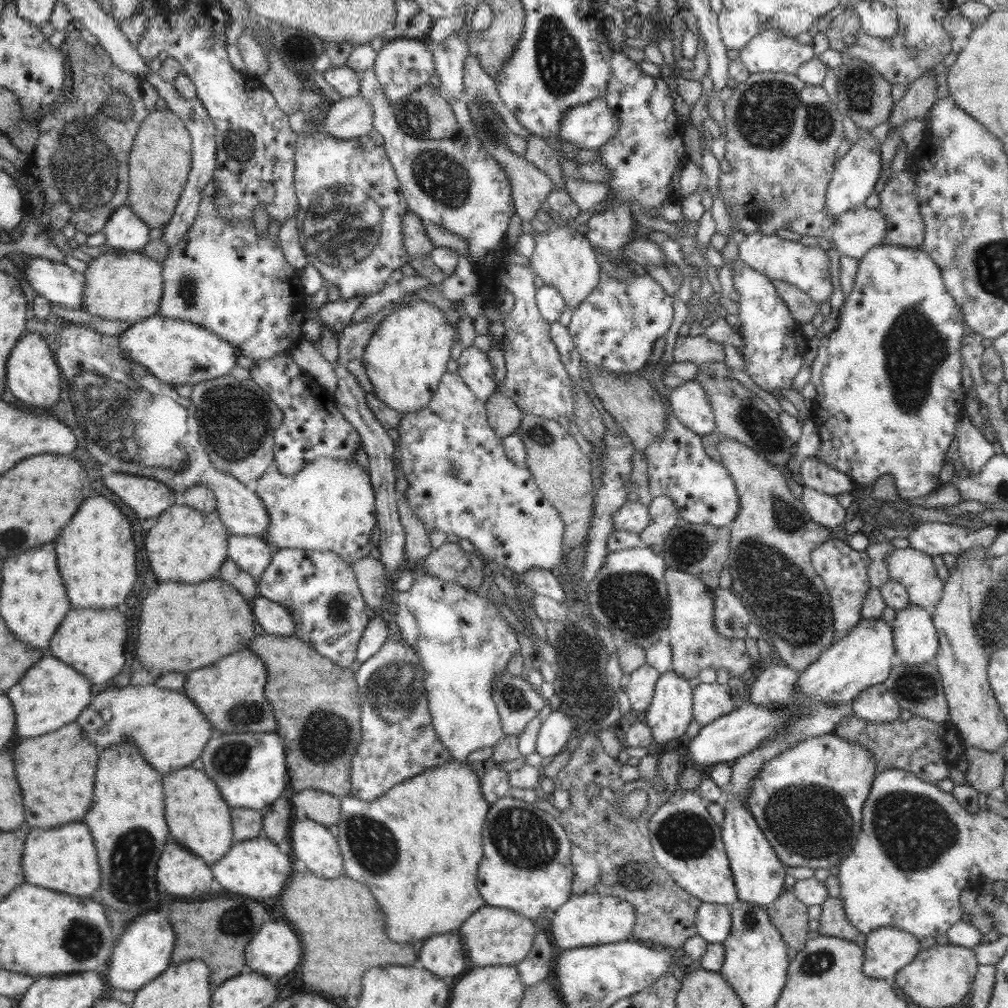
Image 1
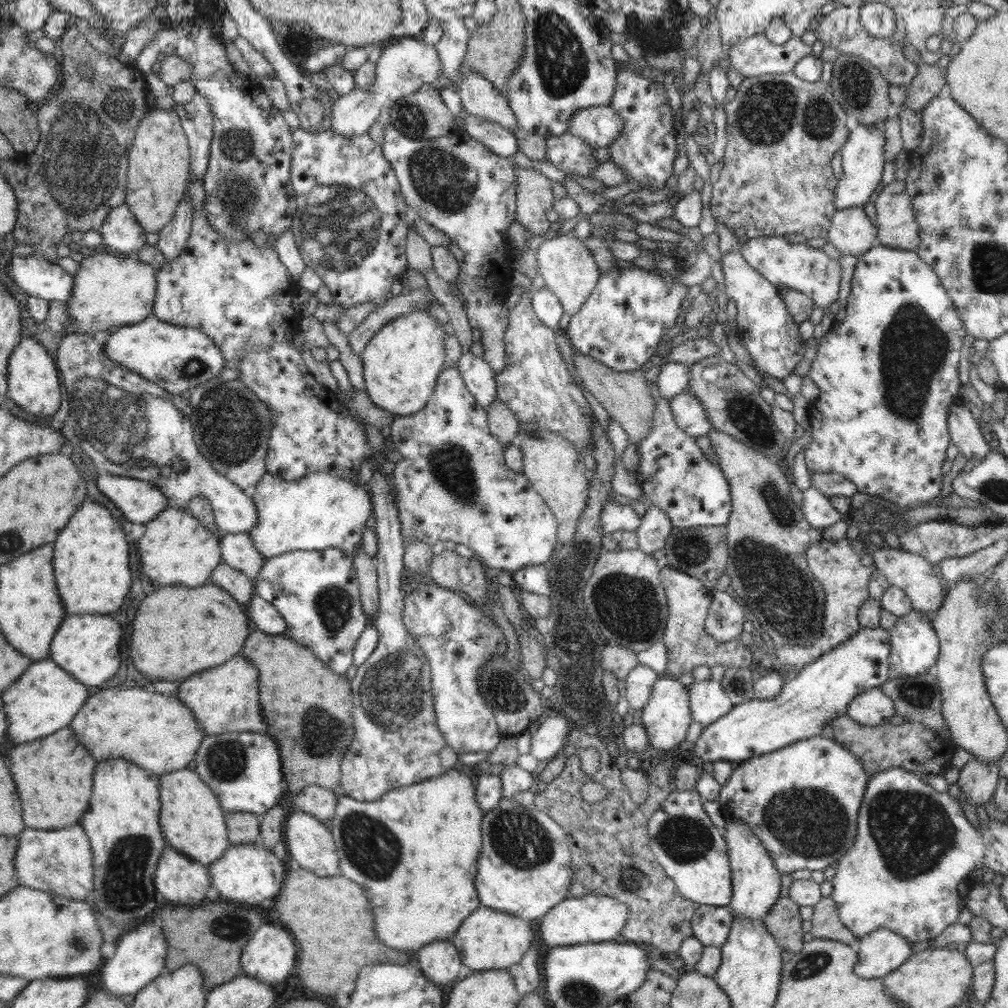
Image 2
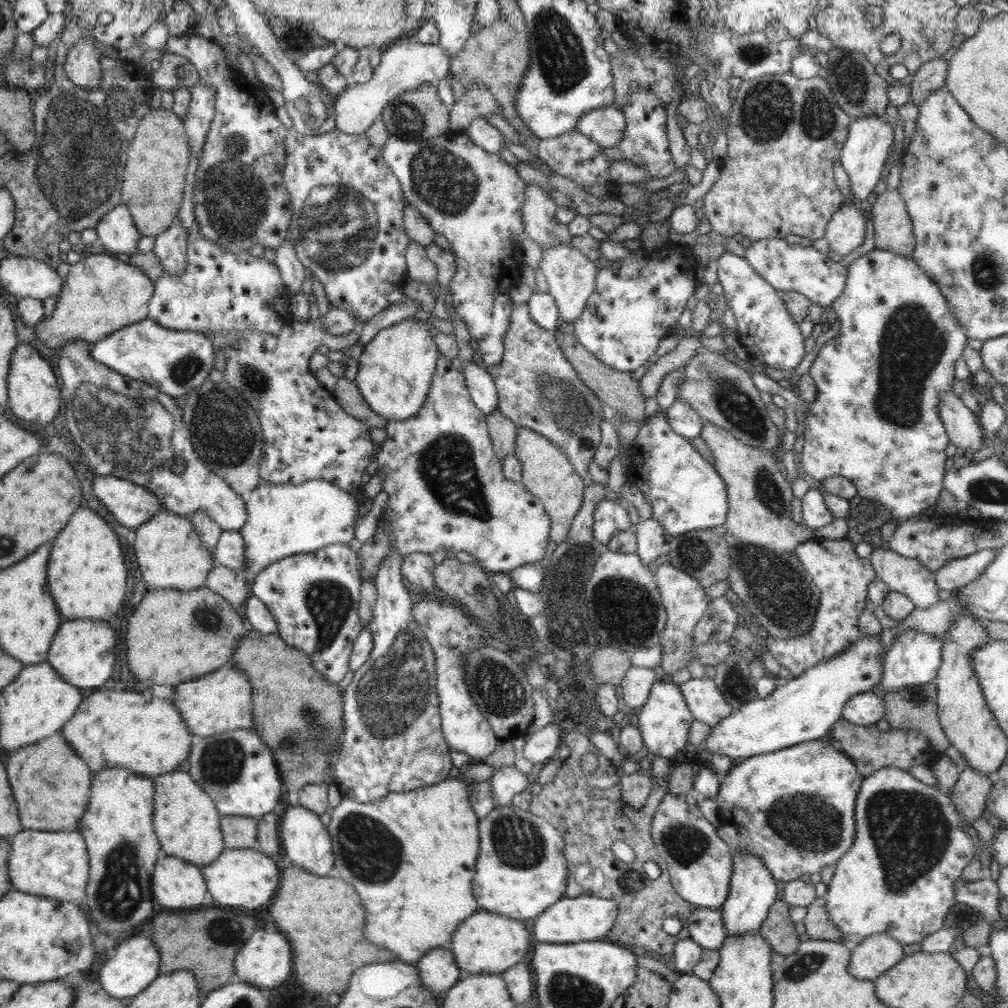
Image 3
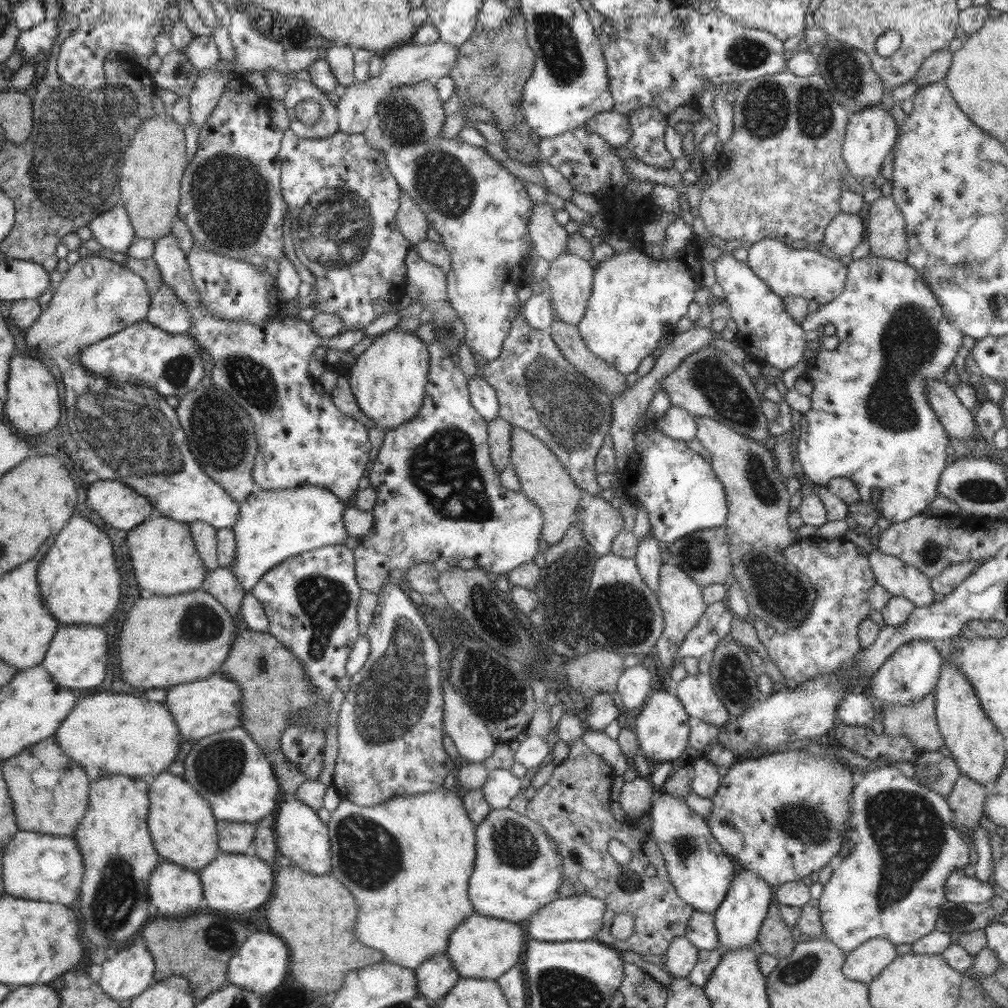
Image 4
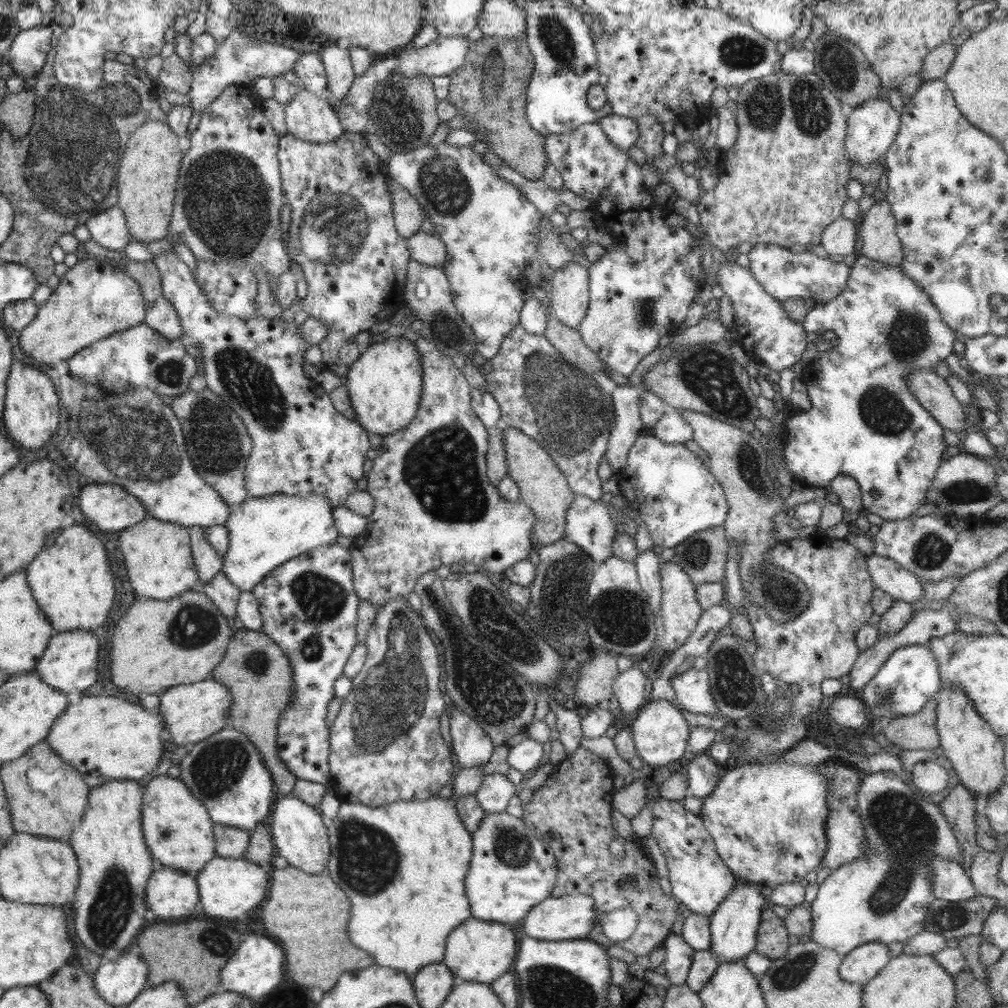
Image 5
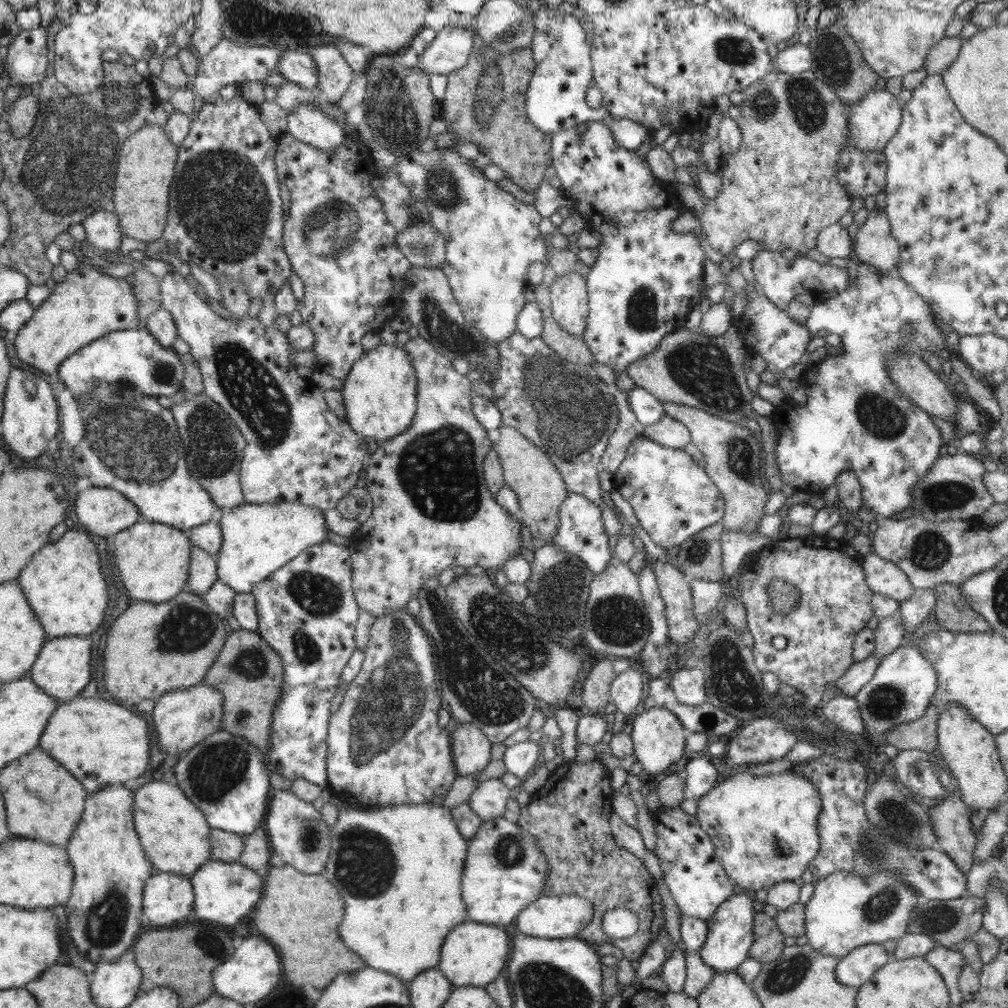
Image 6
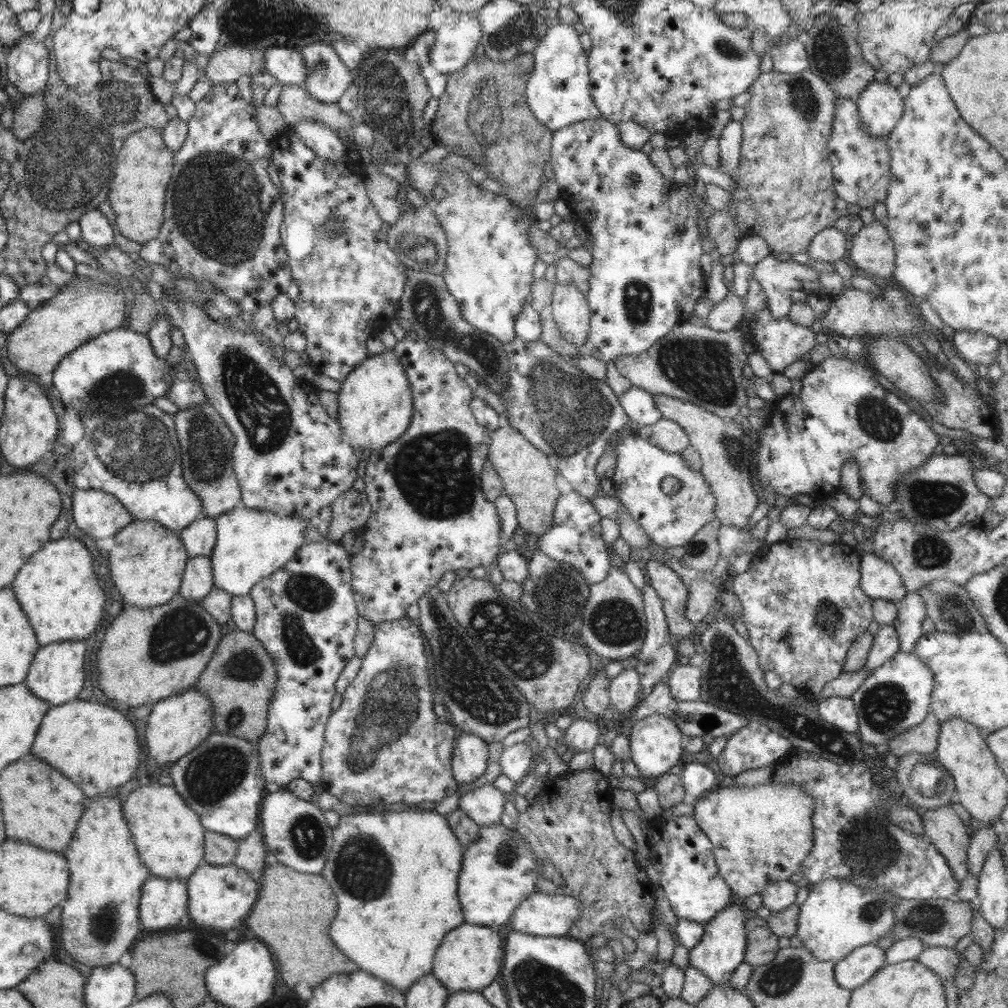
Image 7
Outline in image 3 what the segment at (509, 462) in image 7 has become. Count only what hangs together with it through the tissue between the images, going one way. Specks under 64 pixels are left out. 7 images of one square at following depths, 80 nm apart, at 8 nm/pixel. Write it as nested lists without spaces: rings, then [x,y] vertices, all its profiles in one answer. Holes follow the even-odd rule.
[[[519,427],[515,453],[521,462],[521,483],[526,491],[542,500],[542,507],[552,520],[549,536],[552,544],[564,542],[580,506],[583,504],[586,482],[571,466],[568,457],[551,441],[531,428]]]

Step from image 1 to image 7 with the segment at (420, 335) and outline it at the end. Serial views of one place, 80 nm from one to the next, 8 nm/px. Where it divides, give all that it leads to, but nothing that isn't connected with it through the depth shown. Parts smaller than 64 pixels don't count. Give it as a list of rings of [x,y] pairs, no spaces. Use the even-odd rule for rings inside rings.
[[[393,351],[386,354],[369,354],[366,360],[357,364],[346,380],[341,382],[338,395],[338,416],[343,434],[349,439],[350,446],[366,450],[378,450],[394,442],[408,428],[413,413],[413,398],[410,381],[405,373],[404,365],[396,358]]]

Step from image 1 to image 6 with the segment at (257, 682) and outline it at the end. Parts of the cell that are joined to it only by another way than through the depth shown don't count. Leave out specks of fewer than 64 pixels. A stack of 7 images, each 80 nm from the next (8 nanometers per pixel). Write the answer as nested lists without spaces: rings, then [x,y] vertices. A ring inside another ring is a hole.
[[[204,682],[158,697],[153,708],[152,726],[160,749],[169,756],[182,756],[207,736],[220,730],[222,705],[223,696]]]

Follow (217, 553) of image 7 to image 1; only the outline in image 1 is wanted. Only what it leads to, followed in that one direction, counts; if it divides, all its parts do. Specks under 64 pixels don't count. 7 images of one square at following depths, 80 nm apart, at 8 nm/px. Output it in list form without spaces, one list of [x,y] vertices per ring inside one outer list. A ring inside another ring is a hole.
[[[319,456],[303,466],[294,477],[284,476],[277,467],[272,466],[256,480],[254,493],[266,505],[270,515],[270,524],[262,540],[274,549],[273,552],[286,548],[332,551],[352,566],[362,557],[368,557],[372,548],[375,548],[372,544],[372,532],[377,525],[374,489],[368,473],[356,463],[356,460],[338,460]]]

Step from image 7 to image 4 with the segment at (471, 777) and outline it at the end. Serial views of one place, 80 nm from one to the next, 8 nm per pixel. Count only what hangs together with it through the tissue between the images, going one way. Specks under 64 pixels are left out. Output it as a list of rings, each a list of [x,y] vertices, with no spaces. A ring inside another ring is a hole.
[[[448,682],[444,686],[443,699],[443,730],[452,738],[459,756],[470,763],[482,763],[488,759],[497,741],[485,722],[472,712],[470,705]]]

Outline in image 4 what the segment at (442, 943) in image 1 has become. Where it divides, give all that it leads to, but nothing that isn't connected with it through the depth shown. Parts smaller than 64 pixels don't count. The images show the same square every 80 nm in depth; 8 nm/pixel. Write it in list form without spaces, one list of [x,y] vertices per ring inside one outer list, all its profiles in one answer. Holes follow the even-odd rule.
[[[446,951],[422,962],[414,973],[418,980],[418,993],[426,999],[428,1005],[434,1007],[445,998],[460,978]]]

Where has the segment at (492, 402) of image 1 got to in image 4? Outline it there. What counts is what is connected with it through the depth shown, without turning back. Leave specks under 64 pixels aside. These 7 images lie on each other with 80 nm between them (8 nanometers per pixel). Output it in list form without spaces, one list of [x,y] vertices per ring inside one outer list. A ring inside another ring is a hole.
[[[497,416],[488,422],[488,444],[491,460],[500,474],[509,465],[511,457],[511,424]]]

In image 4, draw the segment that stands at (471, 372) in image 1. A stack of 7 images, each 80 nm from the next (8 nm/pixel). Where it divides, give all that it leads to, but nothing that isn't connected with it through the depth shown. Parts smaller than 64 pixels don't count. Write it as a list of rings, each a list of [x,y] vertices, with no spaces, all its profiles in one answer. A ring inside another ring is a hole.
[[[480,373],[473,378],[468,378],[468,388],[472,406],[487,424],[499,416],[499,402],[496,391]]]

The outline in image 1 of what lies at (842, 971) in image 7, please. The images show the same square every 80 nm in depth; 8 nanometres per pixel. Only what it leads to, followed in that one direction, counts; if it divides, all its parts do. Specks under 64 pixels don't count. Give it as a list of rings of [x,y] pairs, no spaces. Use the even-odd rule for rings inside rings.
[[[882,927],[870,931],[866,935],[866,942],[863,944],[864,966],[862,973],[874,979],[883,979],[884,981],[893,980],[898,972],[914,961],[920,952],[920,940],[909,932],[900,928]]]

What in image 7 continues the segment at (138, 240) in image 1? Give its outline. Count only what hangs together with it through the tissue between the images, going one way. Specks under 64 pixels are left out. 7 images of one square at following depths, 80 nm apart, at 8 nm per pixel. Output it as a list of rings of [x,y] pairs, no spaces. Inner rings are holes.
[[[99,208],[85,212],[77,223],[81,228],[81,237],[92,247],[109,247],[114,242],[114,228],[110,220]]]

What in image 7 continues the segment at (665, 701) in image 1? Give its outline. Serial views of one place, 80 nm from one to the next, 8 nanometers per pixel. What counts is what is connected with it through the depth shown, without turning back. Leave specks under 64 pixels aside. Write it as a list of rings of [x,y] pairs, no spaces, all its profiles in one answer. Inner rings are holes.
[[[651,714],[636,721],[631,732],[629,735],[631,759],[642,776],[658,779],[664,773],[670,772],[670,768],[687,759],[683,732],[673,720],[666,718],[663,714]]]

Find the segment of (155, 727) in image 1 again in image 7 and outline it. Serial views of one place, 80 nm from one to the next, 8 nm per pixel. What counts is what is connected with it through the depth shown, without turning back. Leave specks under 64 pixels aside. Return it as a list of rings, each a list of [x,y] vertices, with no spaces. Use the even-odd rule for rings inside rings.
[[[73,700],[51,706],[38,727],[31,747],[32,755],[58,768],[66,778],[78,784],[78,788],[82,788],[88,798],[107,794],[111,789],[126,784],[134,774],[143,771],[142,747],[138,743],[134,723],[114,708],[98,702]]]

